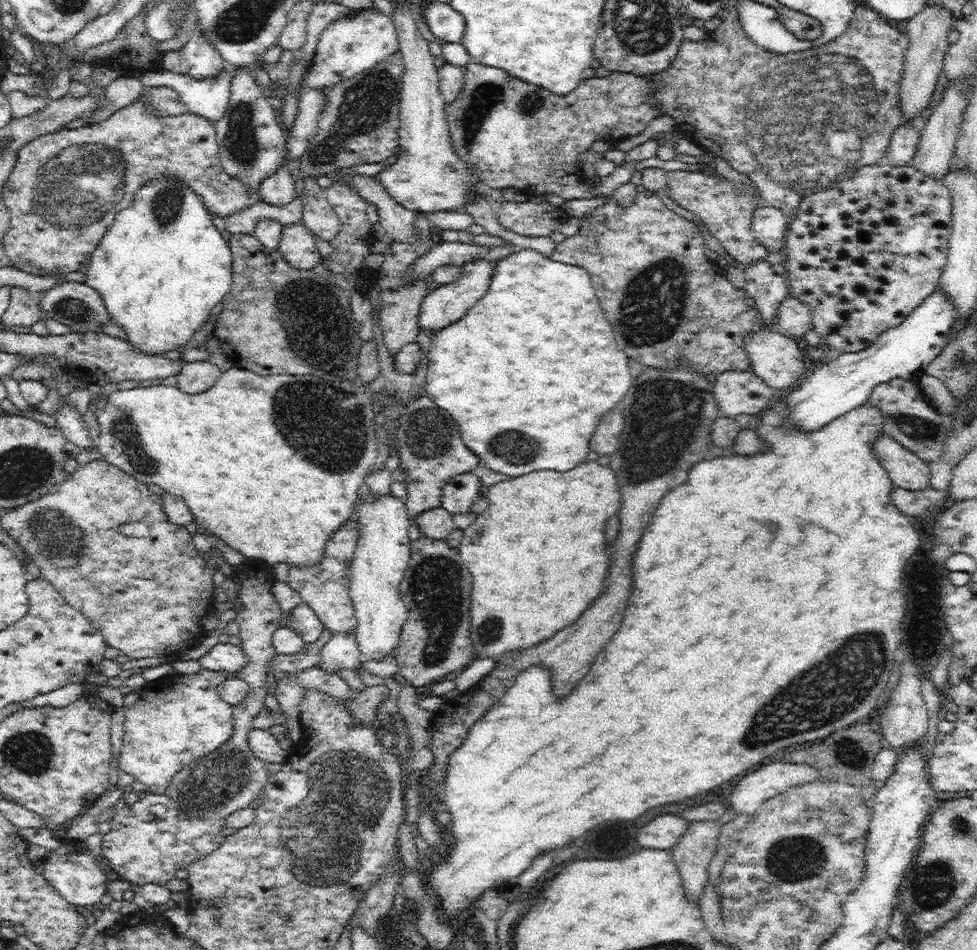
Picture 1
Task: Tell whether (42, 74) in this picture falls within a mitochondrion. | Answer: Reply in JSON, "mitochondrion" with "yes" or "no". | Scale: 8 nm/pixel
{"mitochondrion":"no"}

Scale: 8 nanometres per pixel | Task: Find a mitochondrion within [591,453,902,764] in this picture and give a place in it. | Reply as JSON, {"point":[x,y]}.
{"point":[830,691]}

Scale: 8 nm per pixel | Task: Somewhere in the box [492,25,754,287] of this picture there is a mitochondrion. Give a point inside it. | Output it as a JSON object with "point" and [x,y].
{"point":[531,102]}

